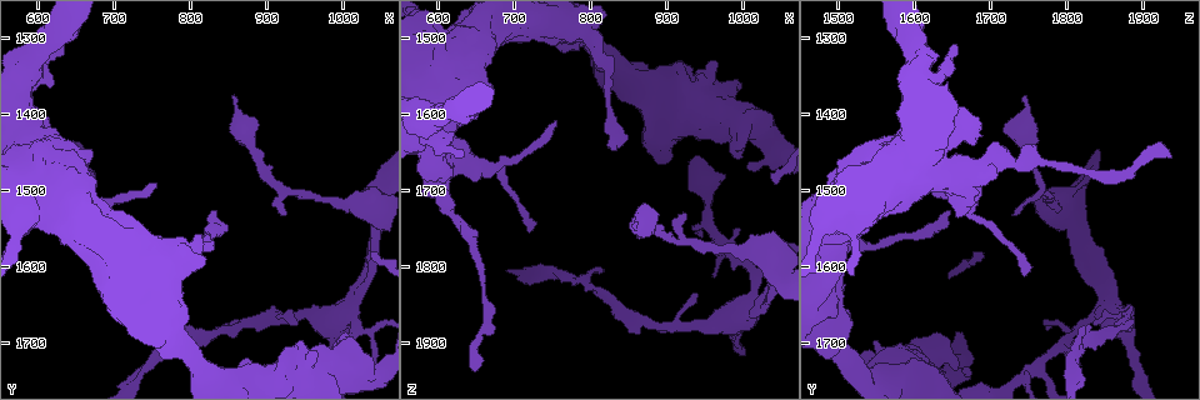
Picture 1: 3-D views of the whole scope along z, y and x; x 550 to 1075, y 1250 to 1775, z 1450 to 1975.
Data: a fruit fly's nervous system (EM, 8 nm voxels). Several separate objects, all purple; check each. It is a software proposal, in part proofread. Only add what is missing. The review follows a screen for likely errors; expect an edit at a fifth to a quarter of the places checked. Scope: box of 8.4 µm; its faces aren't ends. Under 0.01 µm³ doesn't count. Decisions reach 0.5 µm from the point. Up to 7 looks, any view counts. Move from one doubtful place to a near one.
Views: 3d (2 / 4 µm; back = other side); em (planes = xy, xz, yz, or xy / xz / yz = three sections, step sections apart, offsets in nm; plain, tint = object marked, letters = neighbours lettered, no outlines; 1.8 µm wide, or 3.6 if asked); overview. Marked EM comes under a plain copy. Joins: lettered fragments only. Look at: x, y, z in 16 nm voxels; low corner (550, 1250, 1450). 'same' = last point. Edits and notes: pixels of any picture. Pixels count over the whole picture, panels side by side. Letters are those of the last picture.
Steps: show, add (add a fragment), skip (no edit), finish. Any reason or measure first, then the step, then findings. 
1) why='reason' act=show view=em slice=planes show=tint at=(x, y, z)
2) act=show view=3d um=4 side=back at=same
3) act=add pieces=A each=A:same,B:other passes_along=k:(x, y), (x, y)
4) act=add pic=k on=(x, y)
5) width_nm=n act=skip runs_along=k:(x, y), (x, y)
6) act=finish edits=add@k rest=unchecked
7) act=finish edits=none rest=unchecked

why='an open end' act=show view=3d um=4 at=(630, 1305, 1655)

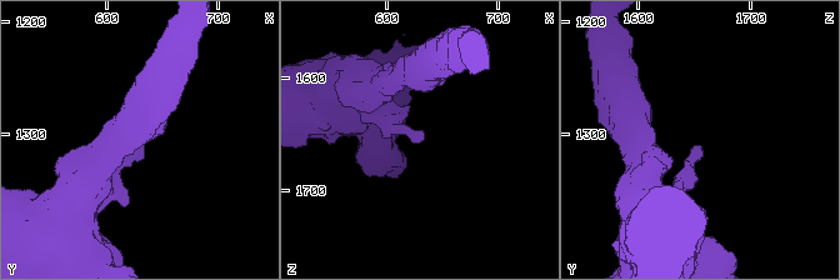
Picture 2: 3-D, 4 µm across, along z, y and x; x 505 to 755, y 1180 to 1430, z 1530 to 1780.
why='now the EM' act=show view=em slice=planes show=letters at=(628, 1308, 1654)

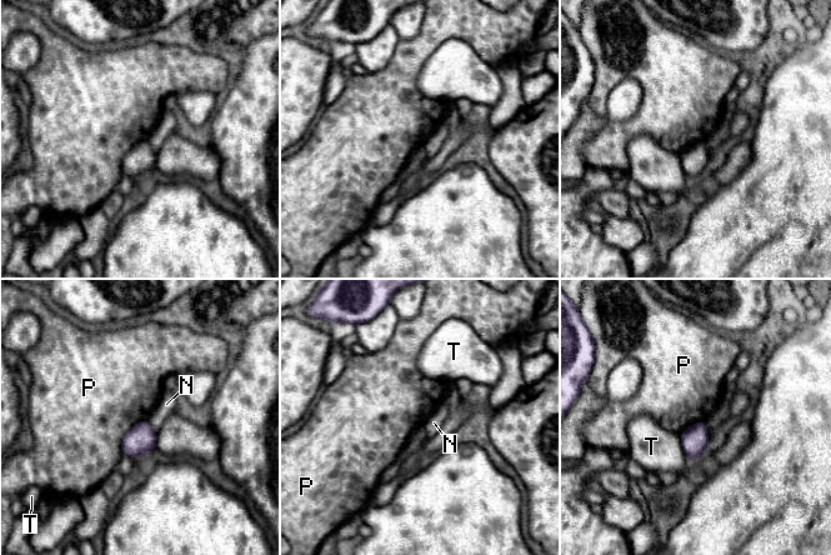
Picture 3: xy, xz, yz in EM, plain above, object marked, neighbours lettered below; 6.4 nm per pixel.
longest_contact=P:280nm act=skip each=N:other,P:other,T:other border=3:(145, 419), (124, 436), (121, 454) found='none of them fits'

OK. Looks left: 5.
why='calibre changes' act=show view=3d um=4 at=(800, 1575, 1500)

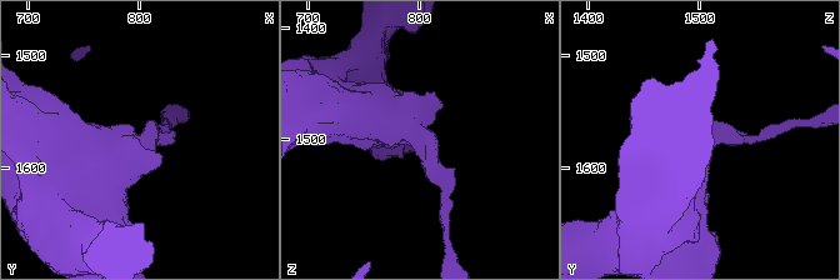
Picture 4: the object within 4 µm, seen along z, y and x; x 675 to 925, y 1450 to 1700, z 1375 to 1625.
why='shape alone is not enough' act=show view=em um=3.6 slice=planes show=tint at=(800, 1578, 1498)

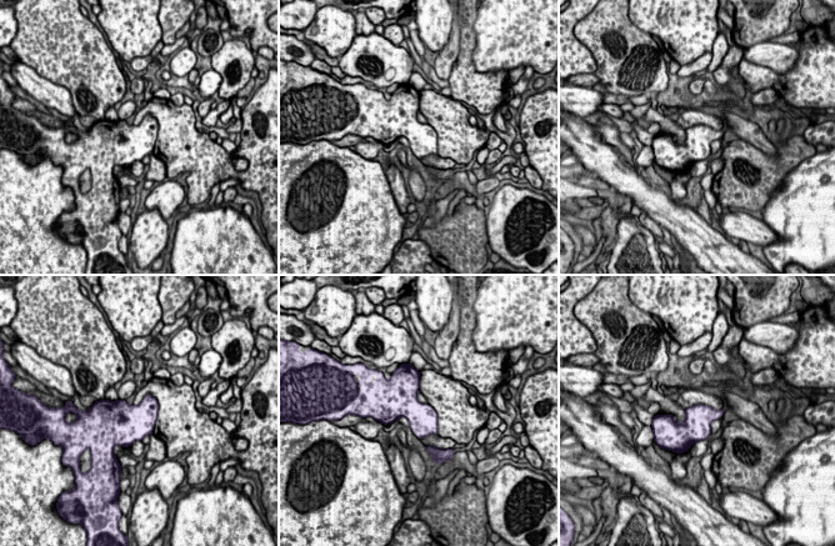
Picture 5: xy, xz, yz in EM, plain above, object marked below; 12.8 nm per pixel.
act=show view=em um=3.6 slice=planes show=letters at=same

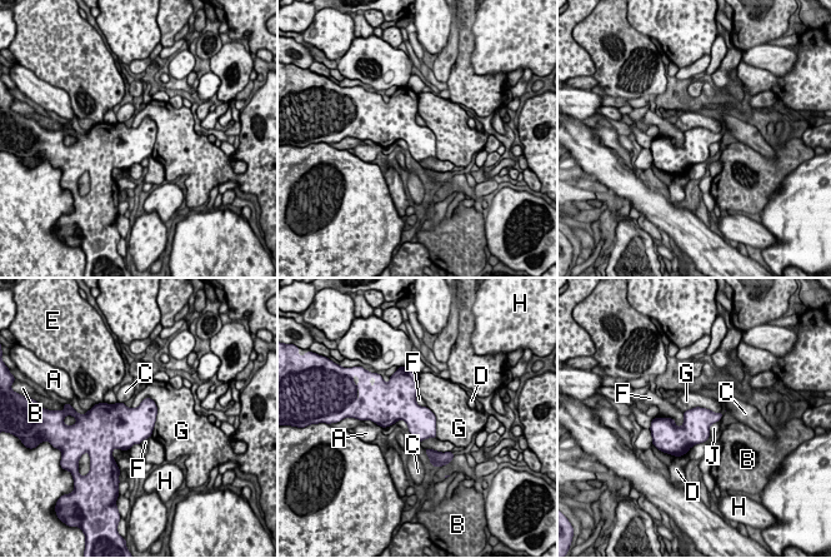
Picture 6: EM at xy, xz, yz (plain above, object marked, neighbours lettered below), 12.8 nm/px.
longest_contact=G:500nm act=skip each=A:other,B:other,C:other,D:other,E:other,F:other,G:other,H:other,J:other found='no lettered fragment goes on from it'

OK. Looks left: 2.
why='sharp bend' act=show view=3d um=4 at=(1000, 1730, 1605)

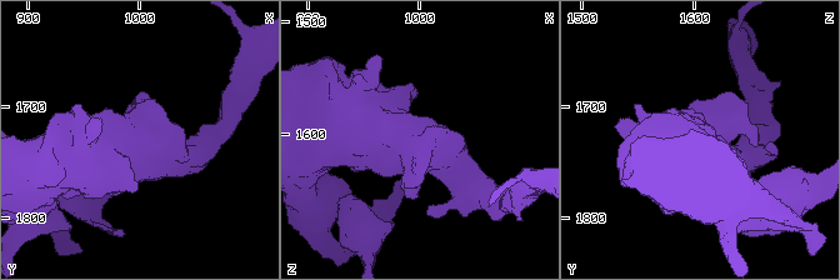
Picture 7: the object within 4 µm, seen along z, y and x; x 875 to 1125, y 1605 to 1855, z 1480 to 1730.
act=show view=em um=3.6 slice=planes show=letters at=(998, 1730, 1610)

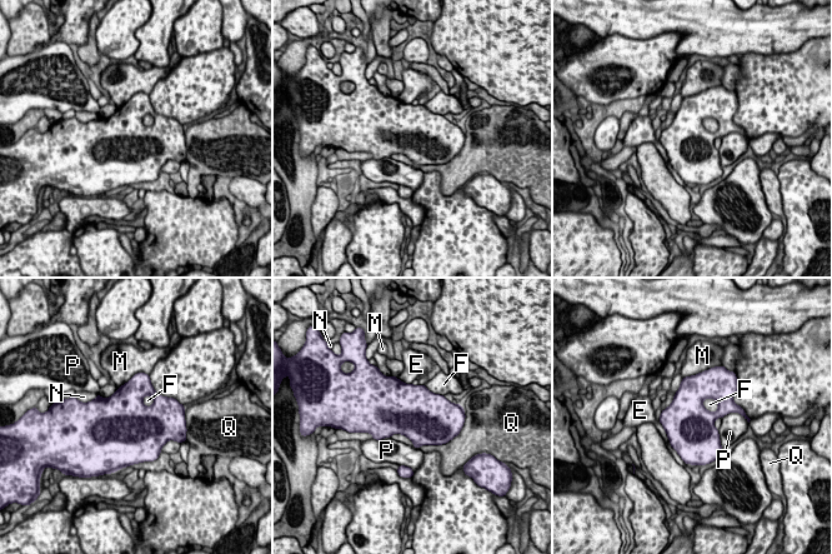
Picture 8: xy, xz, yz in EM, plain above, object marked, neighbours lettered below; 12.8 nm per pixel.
act=skip each=E:other,F:other,M:other,N:other,P:other,Q:other border=8:(702, 399), (713, 399), (718, 408) found='none of them fits'

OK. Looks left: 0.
act=finish edits=none rest=unchecked

